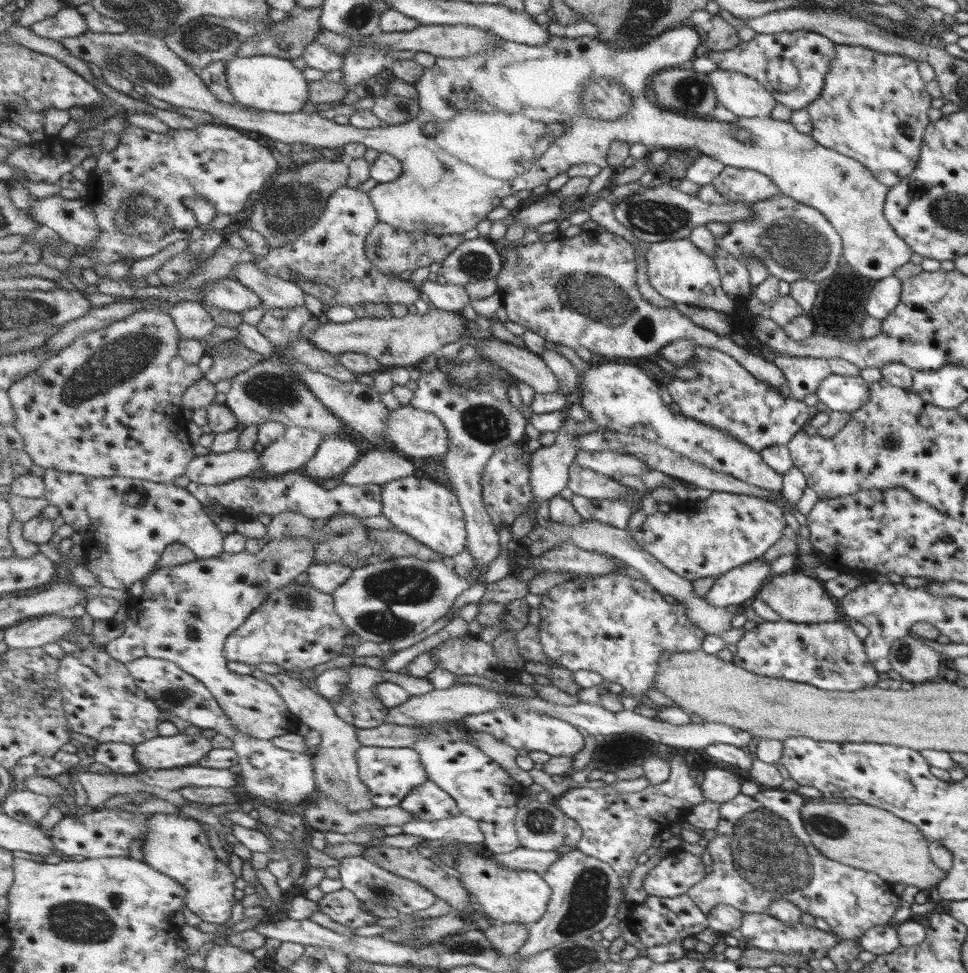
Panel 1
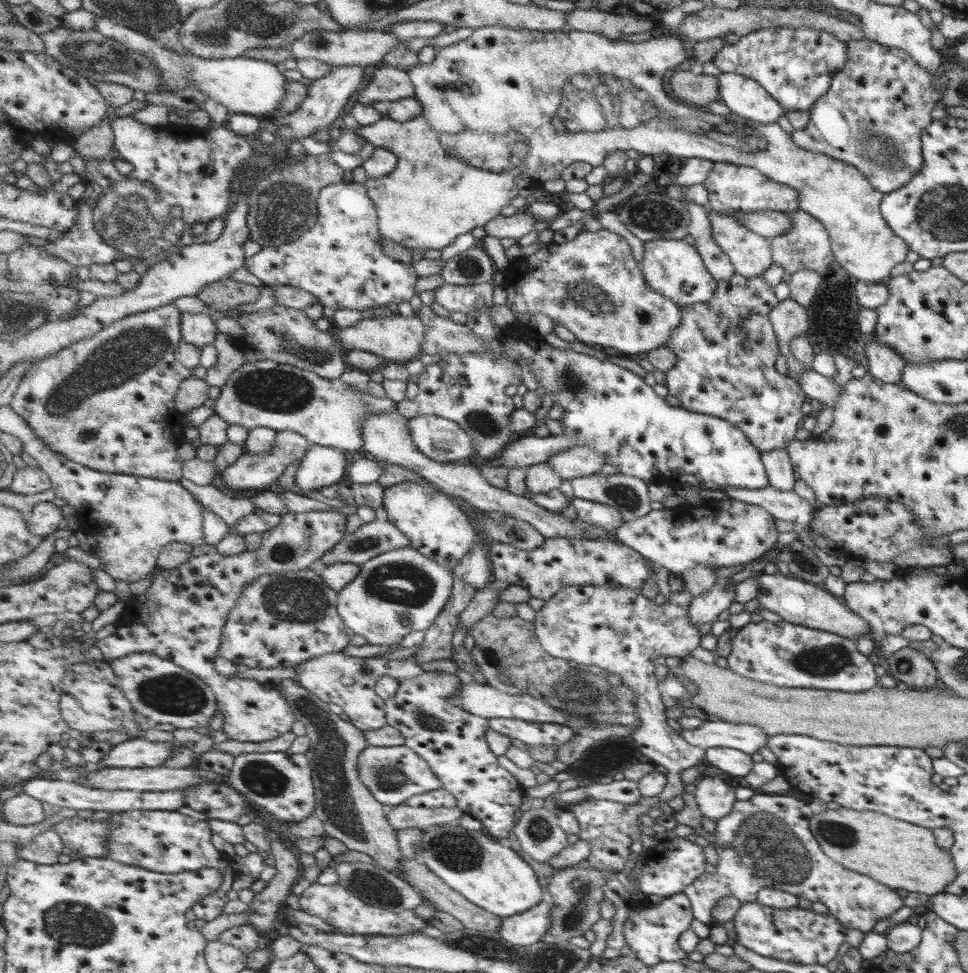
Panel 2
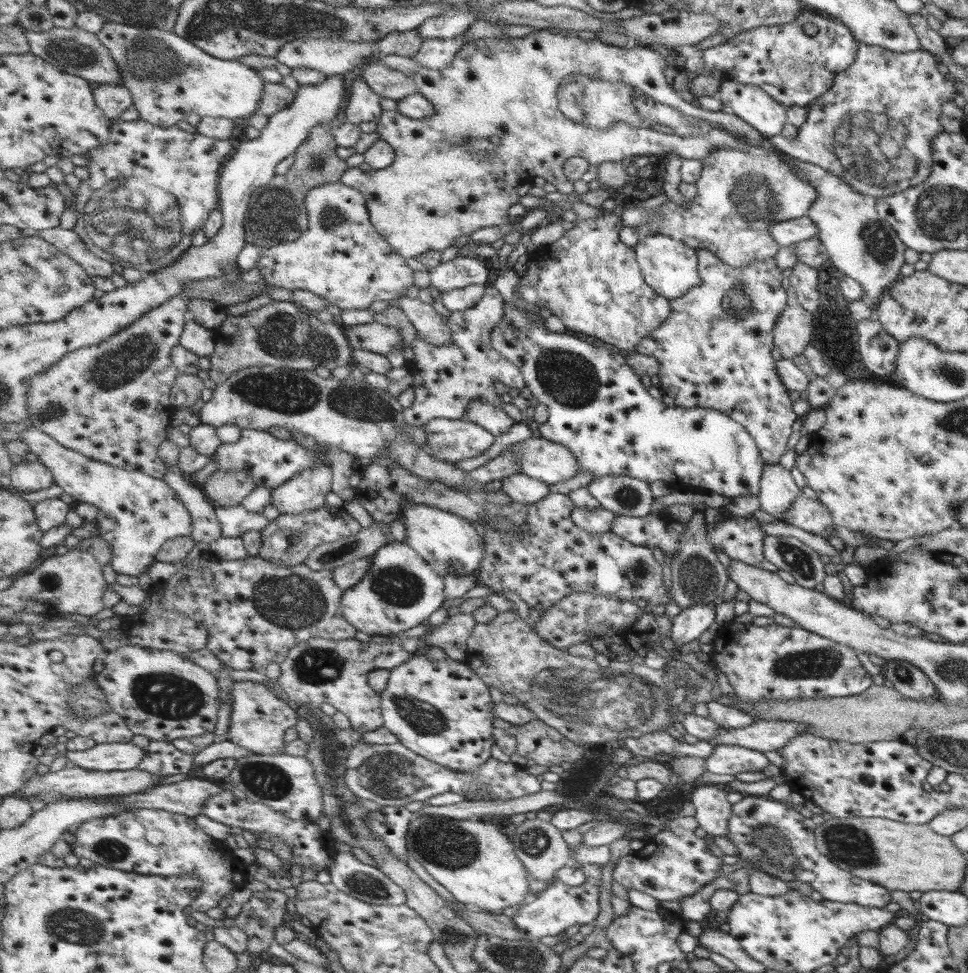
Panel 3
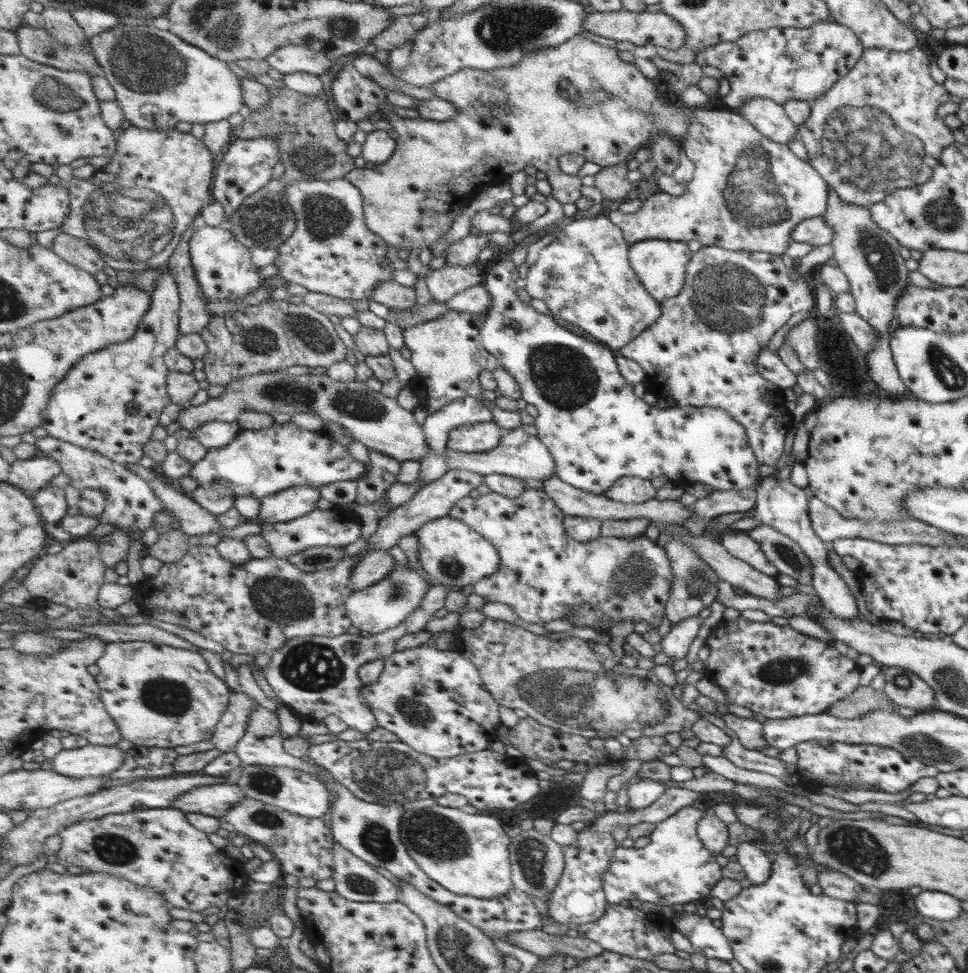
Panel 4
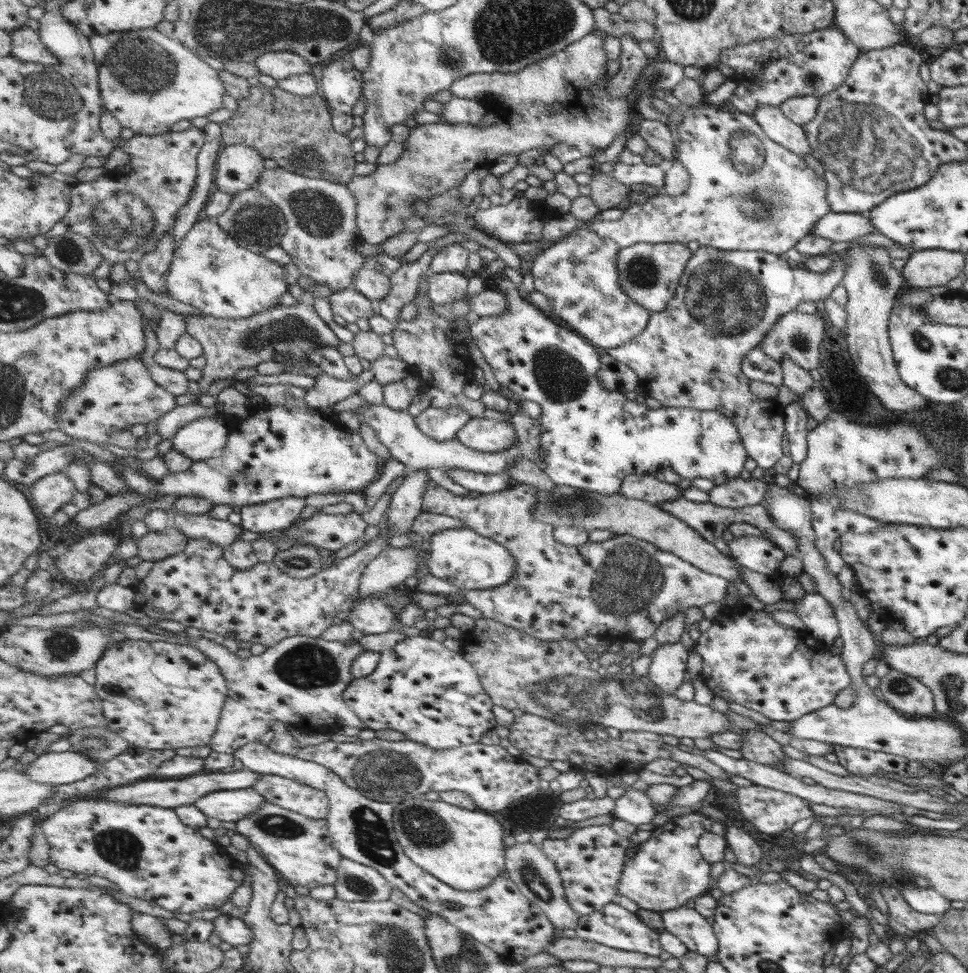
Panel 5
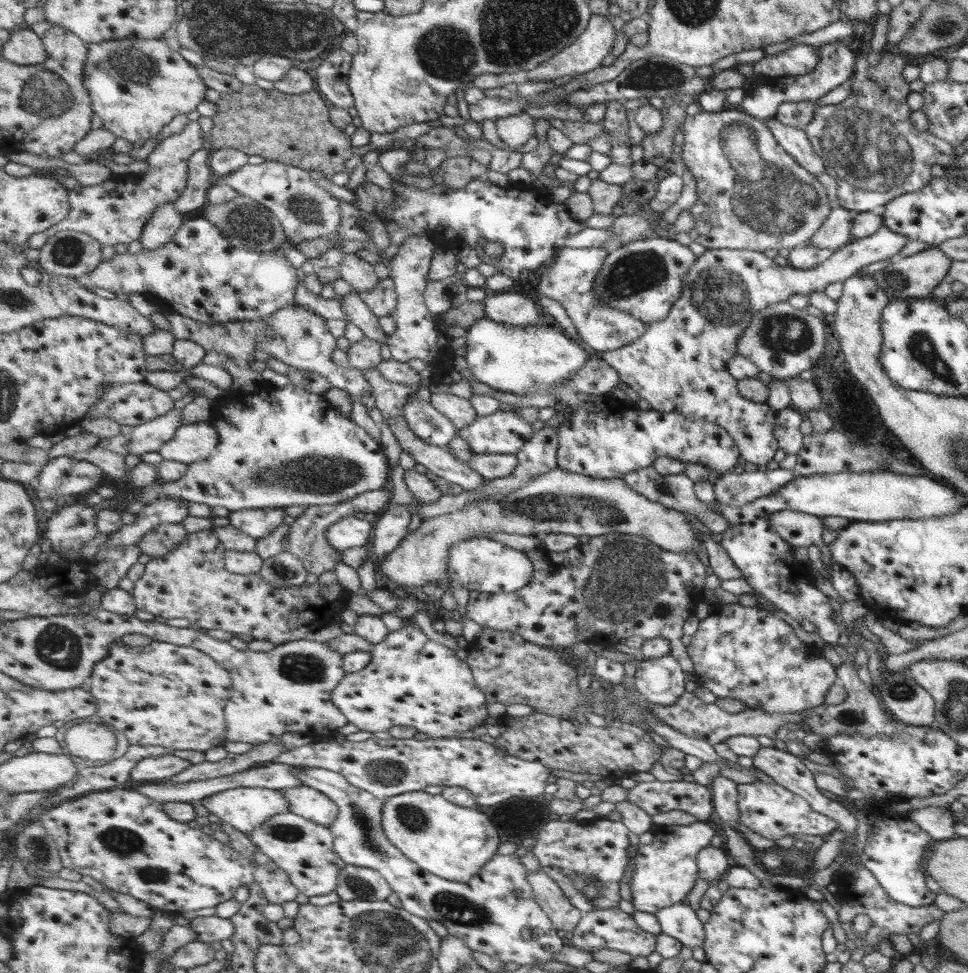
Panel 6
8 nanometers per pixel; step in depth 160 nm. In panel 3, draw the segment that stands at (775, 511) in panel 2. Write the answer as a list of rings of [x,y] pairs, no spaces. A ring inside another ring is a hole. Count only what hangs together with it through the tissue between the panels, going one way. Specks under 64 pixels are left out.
[[[804,495],[797,496],[787,514],[787,522],[811,534],[823,534],[833,530],[834,522],[827,507],[818,500],[809,500]]]

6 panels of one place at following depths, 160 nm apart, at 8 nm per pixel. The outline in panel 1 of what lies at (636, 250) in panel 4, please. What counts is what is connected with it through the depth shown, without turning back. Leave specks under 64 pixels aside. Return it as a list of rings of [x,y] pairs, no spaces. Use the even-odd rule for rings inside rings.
[[[689,239],[666,240],[650,243],[646,256],[649,282],[674,303],[711,308],[727,315],[733,315],[737,304],[721,292],[720,275],[715,263]]]

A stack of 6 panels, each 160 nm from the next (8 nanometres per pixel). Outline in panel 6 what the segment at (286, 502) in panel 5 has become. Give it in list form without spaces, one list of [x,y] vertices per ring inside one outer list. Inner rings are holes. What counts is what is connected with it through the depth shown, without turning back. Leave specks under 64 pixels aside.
[[[282,508],[243,509],[229,513],[231,525],[253,538],[272,535],[284,522],[286,510]]]

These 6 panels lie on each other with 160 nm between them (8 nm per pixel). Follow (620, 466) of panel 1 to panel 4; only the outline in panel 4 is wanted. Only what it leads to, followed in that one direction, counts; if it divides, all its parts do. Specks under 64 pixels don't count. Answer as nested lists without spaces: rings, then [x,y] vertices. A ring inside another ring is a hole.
[[[521,427],[506,432],[499,446],[493,448],[491,451],[463,453],[447,448],[444,456],[449,470],[469,470],[482,475],[493,473],[506,474],[519,479],[530,478],[537,481],[551,479],[551,476],[556,474],[555,460],[553,460],[549,448],[546,448],[541,439],[537,436],[527,434]]]

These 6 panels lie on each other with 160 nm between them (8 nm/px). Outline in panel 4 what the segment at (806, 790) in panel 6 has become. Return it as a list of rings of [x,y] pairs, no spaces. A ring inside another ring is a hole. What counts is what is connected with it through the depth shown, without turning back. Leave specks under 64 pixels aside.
[[[732,713],[719,716],[723,719],[725,726],[735,734],[735,738],[745,750],[760,751],[760,748],[768,746],[761,732],[763,724],[752,718],[741,718]]]

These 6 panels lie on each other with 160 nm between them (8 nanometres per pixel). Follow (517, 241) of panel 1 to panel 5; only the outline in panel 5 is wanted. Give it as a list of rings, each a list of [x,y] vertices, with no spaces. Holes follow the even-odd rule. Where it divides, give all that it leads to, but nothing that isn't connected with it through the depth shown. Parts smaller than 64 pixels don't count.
[[[586,223],[579,224],[569,235],[547,245],[533,261],[531,274],[534,288],[550,301],[553,313],[567,322],[573,330],[591,341],[595,346],[606,349],[623,347],[637,338],[649,324],[652,312],[633,300],[620,283],[617,263],[620,244],[612,238],[603,238],[595,234]]]

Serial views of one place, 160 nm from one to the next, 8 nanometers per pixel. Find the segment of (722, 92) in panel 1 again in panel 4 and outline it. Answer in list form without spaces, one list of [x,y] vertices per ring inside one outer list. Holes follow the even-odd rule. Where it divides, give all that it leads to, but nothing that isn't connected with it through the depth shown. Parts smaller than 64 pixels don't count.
[[[755,97],[743,101],[734,111],[773,142],[787,144],[797,138],[796,125],[785,116],[781,105],[771,99]]]

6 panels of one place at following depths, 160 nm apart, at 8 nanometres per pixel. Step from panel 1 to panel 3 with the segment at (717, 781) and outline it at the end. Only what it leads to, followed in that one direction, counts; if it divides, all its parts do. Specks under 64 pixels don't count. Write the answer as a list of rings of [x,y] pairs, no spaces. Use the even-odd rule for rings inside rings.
[[[697,784],[691,801],[696,809],[700,827],[712,838],[727,833],[731,805],[727,802],[726,792],[716,785]]]

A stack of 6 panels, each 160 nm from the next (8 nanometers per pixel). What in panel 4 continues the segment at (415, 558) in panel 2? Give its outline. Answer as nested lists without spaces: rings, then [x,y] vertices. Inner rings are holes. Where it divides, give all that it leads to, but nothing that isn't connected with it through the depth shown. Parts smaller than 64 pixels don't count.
[[[398,564],[397,570],[383,580],[377,581],[373,586],[353,591],[353,594],[346,600],[348,615],[353,625],[373,635],[391,631],[403,624],[420,608],[430,587],[429,582],[424,580],[419,572],[413,572],[407,565]]]

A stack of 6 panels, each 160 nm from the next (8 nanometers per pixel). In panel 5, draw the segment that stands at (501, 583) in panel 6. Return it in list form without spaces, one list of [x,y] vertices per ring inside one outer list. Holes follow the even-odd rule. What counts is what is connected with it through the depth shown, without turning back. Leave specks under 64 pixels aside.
[[[469,527],[437,531],[431,534],[428,540],[431,552],[427,566],[430,574],[452,583],[459,590],[483,590],[501,586],[508,583],[517,570],[517,559],[505,545]]]

